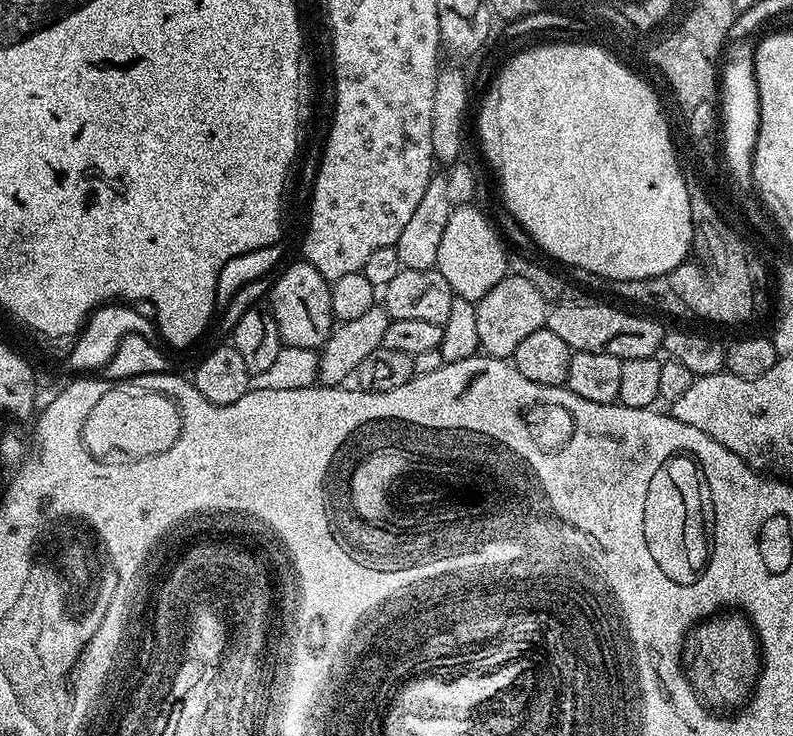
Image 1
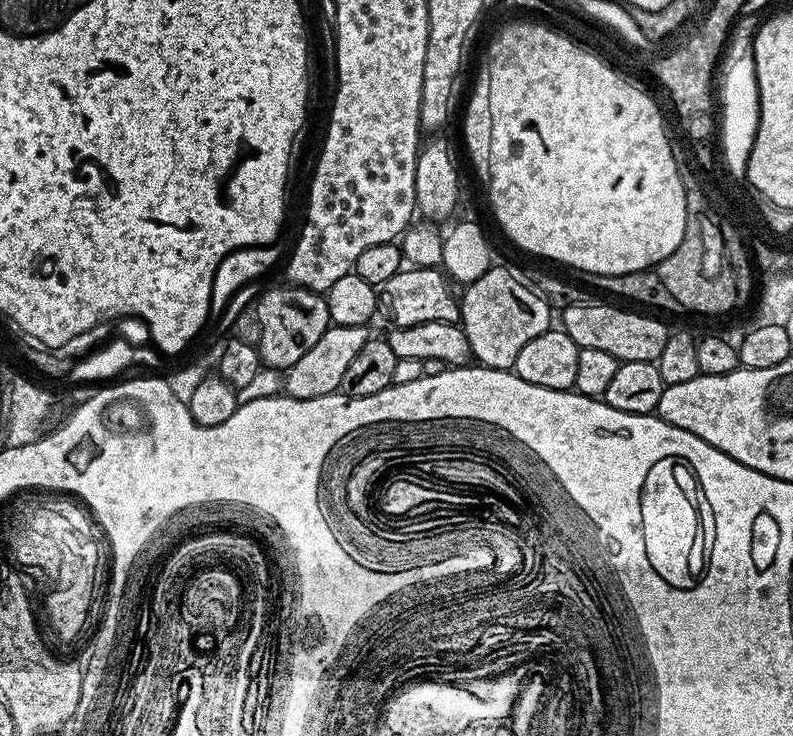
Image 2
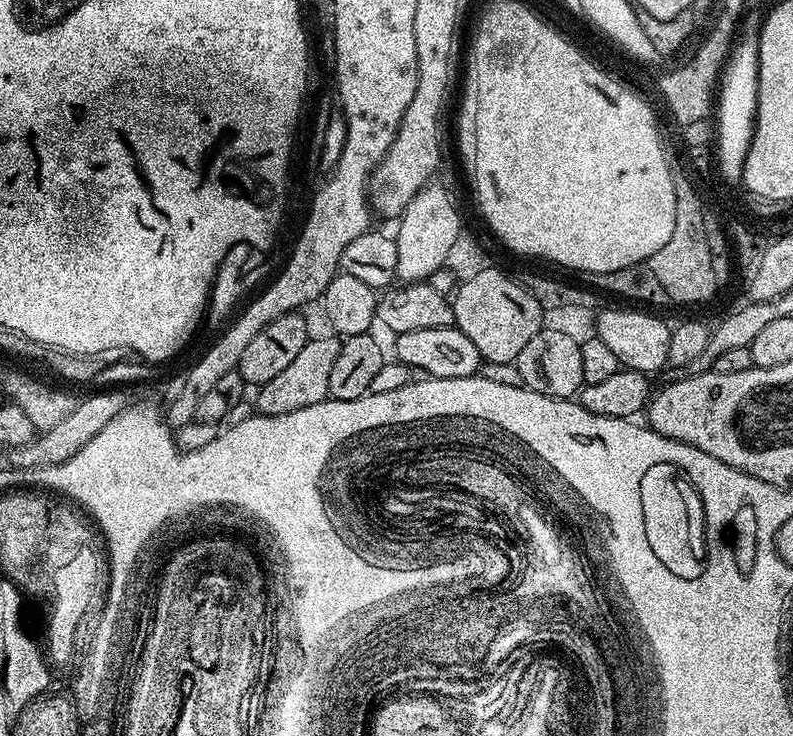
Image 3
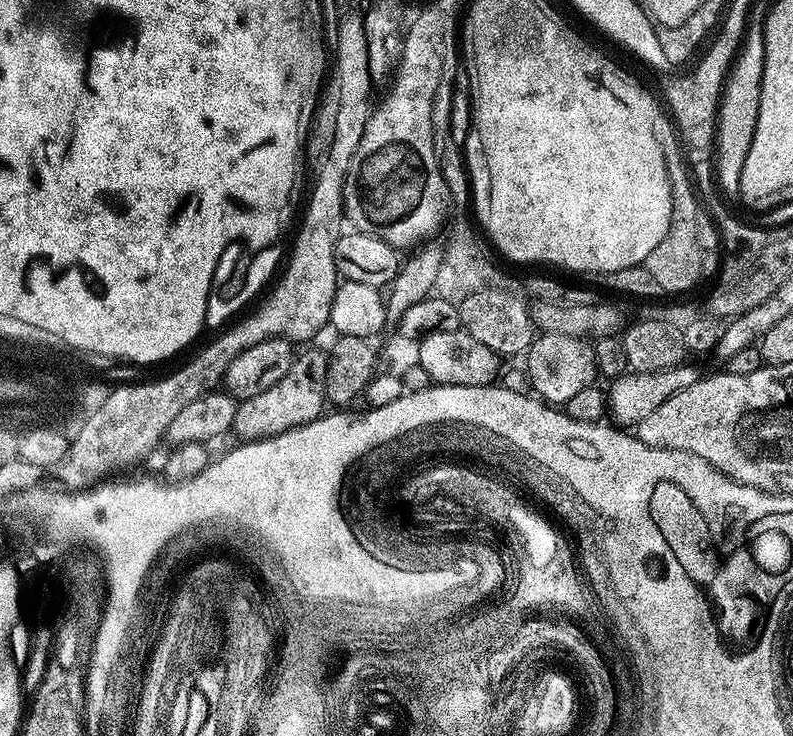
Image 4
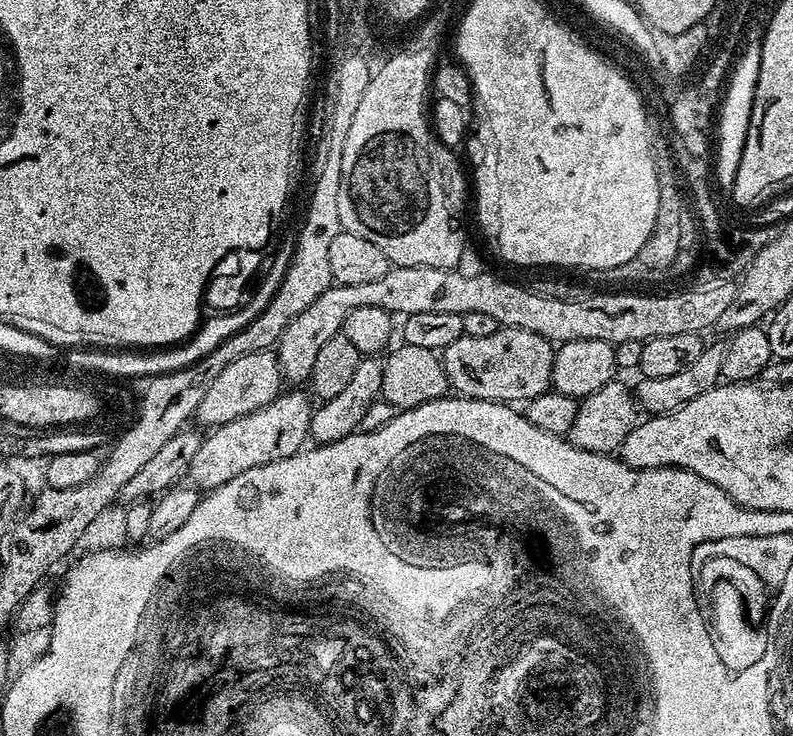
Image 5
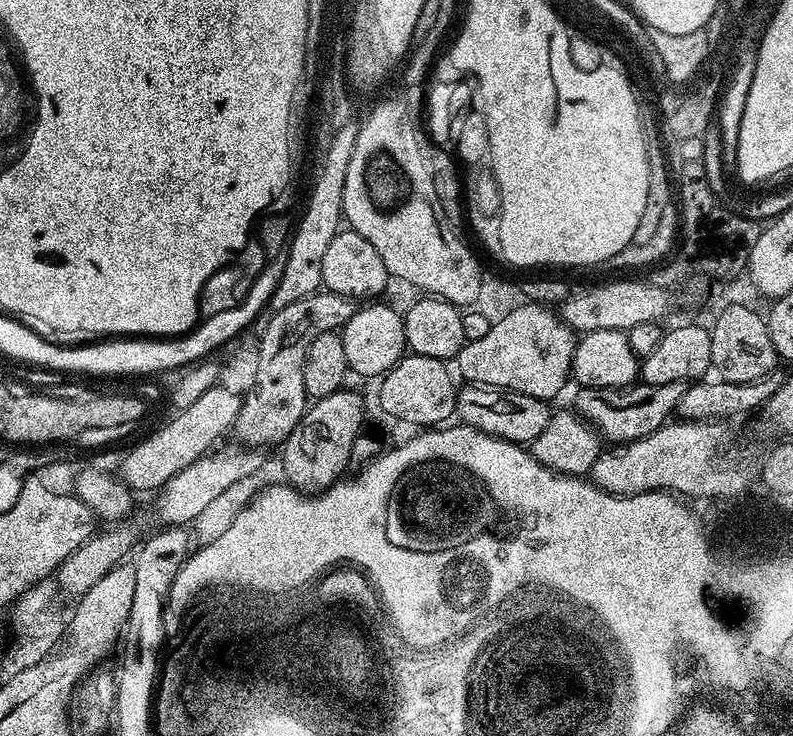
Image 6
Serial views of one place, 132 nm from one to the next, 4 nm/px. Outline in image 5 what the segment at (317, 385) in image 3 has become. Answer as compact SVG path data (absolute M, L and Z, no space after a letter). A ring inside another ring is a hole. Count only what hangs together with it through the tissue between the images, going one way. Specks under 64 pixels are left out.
M300 390L288 391L258 410L242 418L234 418L234 422L226 422L220 428L211 429L208 436L203 437L197 454L187 466L186 476L193 481L188 480L197 489L211 490L230 482L230 478L238 478L238 474L246 474L246 470L290 458L301 451L305 447L304 440L306 442L309 439L314 404Z

